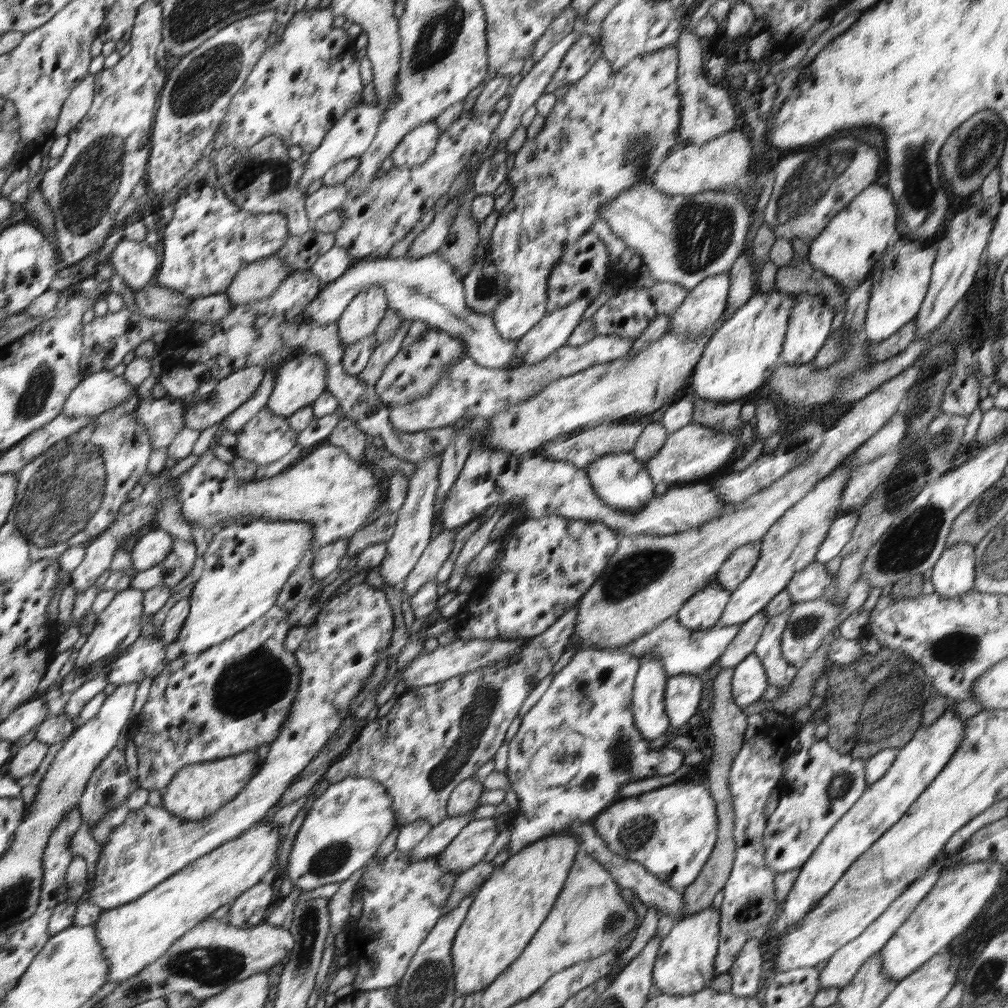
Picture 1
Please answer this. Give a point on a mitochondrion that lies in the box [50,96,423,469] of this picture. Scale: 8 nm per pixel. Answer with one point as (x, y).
(90, 186)

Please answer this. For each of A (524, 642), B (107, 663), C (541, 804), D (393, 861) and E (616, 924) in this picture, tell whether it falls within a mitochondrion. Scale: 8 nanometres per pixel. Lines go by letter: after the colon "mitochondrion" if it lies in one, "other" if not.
A: other
B: other
C: other
D: other
E: mitochondrion

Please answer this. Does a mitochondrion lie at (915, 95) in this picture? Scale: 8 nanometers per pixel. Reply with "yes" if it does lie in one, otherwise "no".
no

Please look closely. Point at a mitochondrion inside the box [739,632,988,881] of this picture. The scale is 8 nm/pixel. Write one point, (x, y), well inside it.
(876, 717)

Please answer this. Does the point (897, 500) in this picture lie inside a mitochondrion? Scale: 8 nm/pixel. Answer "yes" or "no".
yes

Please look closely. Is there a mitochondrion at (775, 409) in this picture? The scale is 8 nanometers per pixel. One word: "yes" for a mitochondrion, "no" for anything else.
no

